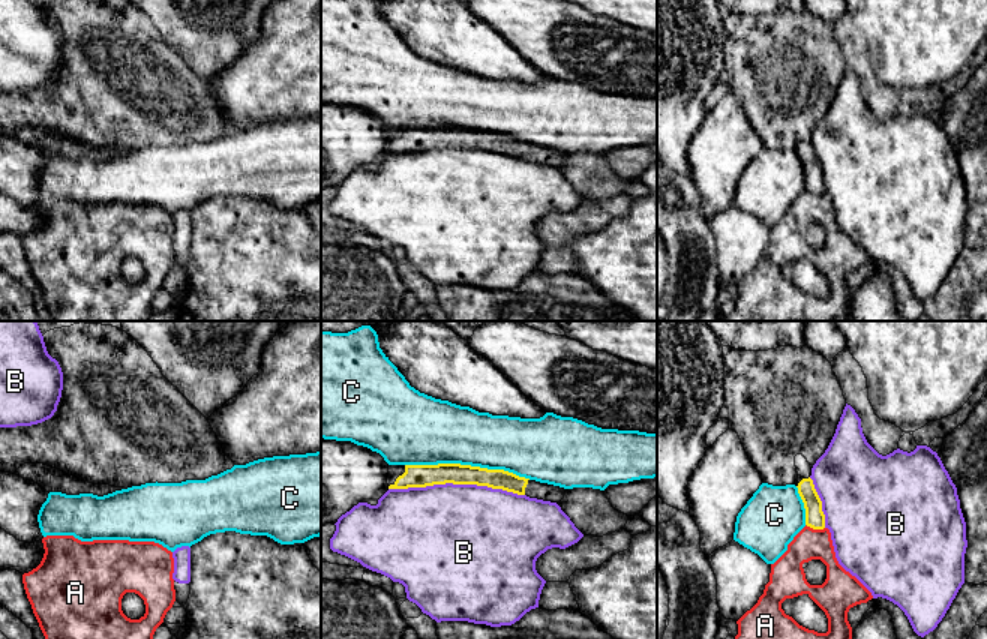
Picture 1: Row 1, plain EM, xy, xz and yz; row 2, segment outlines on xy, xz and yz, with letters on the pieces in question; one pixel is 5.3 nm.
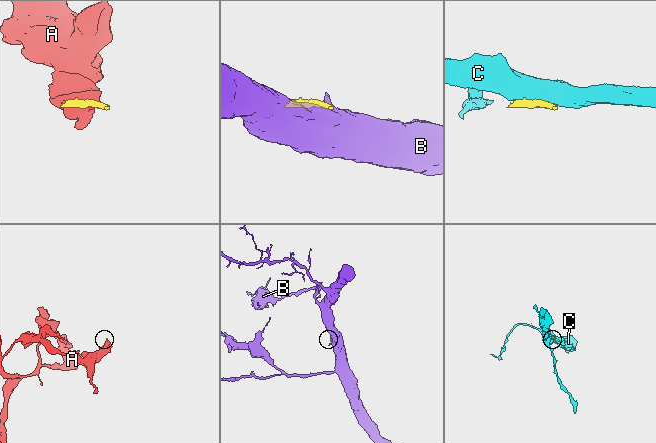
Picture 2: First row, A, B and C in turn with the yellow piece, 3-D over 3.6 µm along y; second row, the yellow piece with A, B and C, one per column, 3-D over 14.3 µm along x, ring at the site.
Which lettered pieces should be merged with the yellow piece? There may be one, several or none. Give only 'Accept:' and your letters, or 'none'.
Accept: none

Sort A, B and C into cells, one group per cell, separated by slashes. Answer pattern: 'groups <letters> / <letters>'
groups A / B / C

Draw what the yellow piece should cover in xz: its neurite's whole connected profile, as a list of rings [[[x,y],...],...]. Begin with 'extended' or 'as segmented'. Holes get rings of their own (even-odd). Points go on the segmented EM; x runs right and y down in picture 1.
extended; [[[460,464],[388,465],[388,489],[426,488],[446,483],[488,486],[556,504],[567,490],[560,486],[519,477],[504,470]]]

